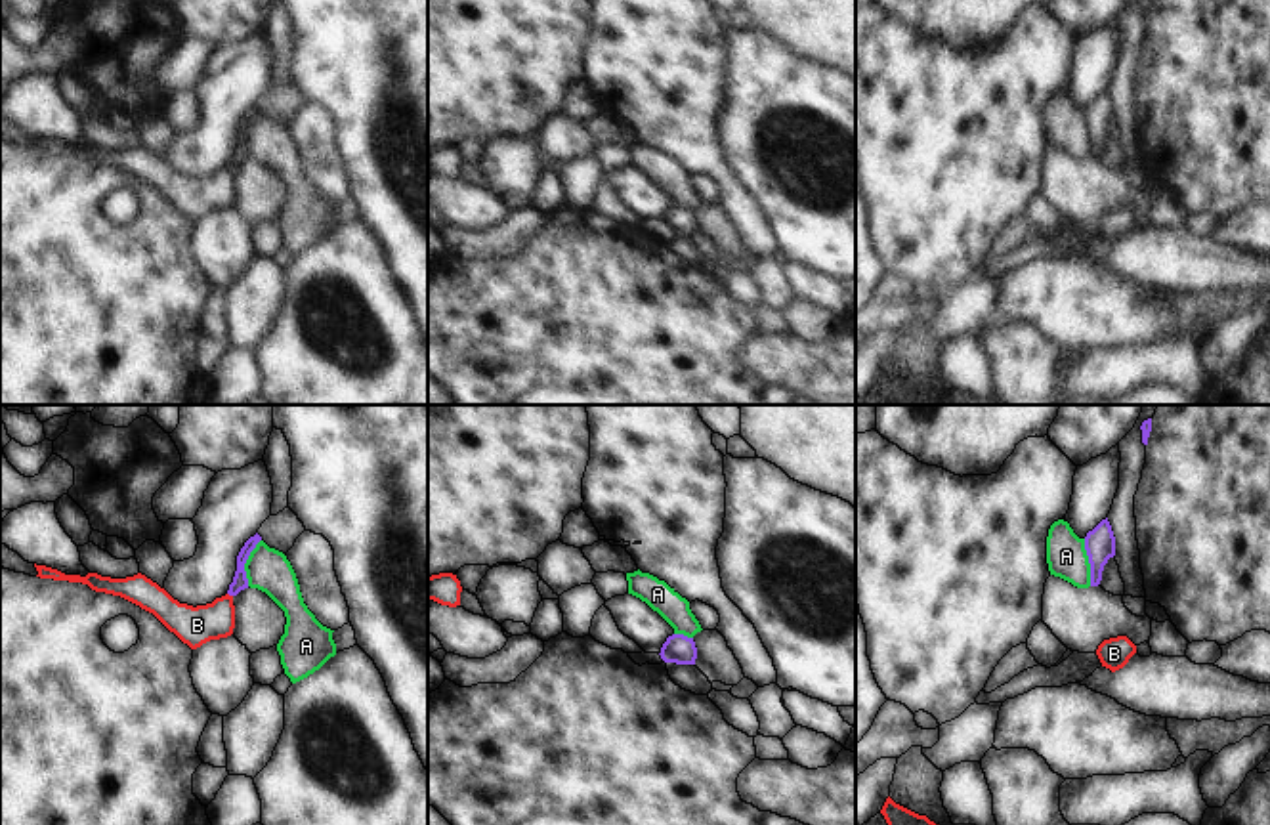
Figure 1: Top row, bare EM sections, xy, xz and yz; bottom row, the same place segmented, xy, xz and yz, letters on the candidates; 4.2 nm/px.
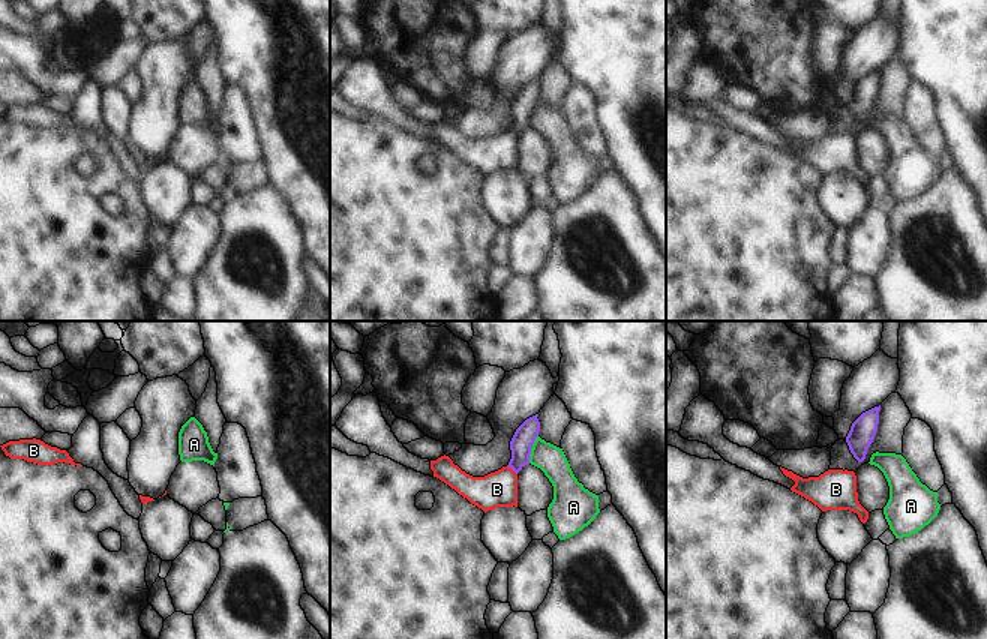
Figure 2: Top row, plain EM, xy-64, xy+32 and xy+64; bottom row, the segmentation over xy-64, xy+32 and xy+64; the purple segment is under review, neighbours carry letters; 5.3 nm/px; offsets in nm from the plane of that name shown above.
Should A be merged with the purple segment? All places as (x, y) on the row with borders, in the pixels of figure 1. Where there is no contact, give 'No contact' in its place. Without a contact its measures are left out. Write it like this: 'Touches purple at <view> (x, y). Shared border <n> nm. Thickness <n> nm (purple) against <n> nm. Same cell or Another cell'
Touches purple at yz (1089, 562). Shared border 200 nm. Thickness 130 nm (purple) against 170 nm. Another cell.

